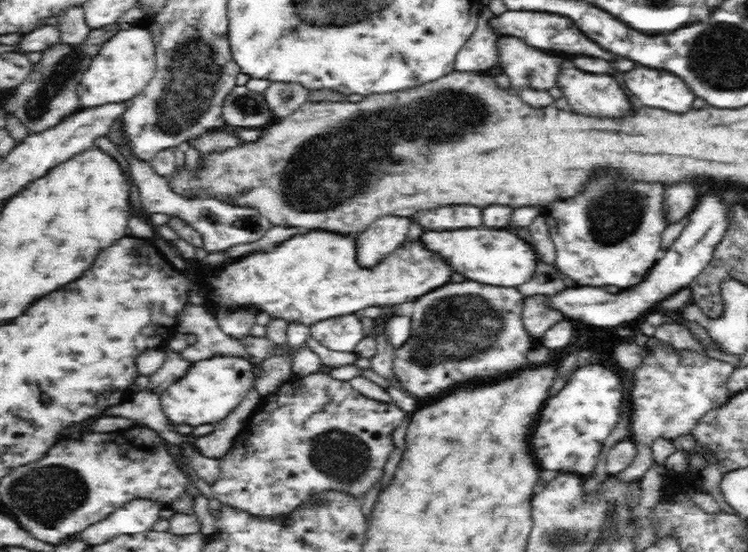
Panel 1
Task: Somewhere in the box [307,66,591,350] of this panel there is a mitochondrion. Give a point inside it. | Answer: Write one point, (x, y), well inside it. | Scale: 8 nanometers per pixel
(528, 75)

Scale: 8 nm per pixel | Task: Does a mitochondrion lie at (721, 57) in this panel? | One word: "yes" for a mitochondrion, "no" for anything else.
yes

